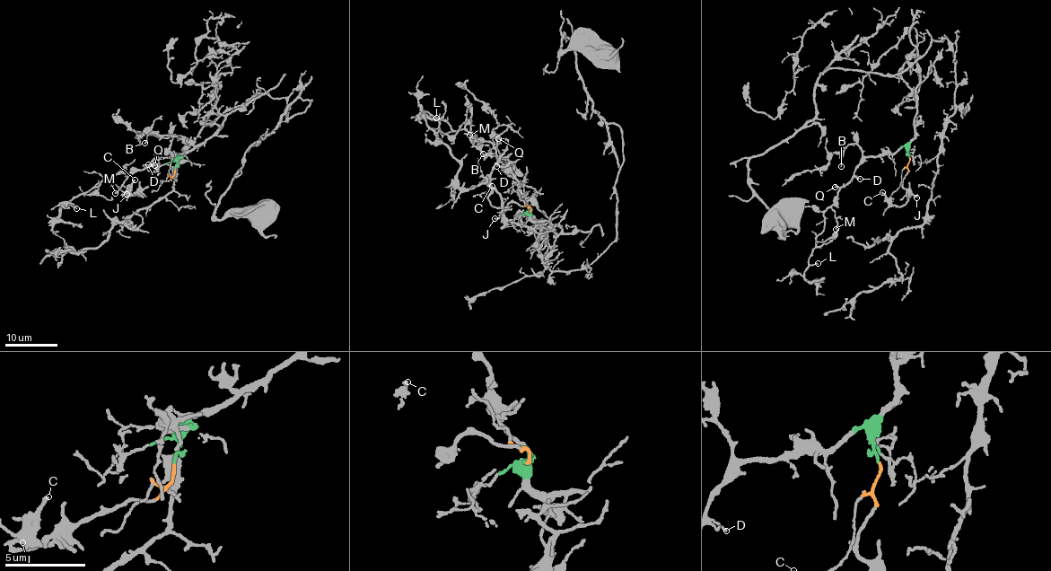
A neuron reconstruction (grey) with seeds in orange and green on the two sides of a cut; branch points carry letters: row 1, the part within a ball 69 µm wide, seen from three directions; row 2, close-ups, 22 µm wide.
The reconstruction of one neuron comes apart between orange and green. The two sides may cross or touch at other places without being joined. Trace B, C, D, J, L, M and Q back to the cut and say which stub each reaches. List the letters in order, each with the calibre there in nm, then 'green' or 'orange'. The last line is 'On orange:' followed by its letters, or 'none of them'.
B: 170 nm | green
C: 200 nm | orange
D: 110 nm | green
J: 180 nm | orange
L: 140 nm | green
M: 130 nm | green
Q: 200 nm | green
On orange: C, J

